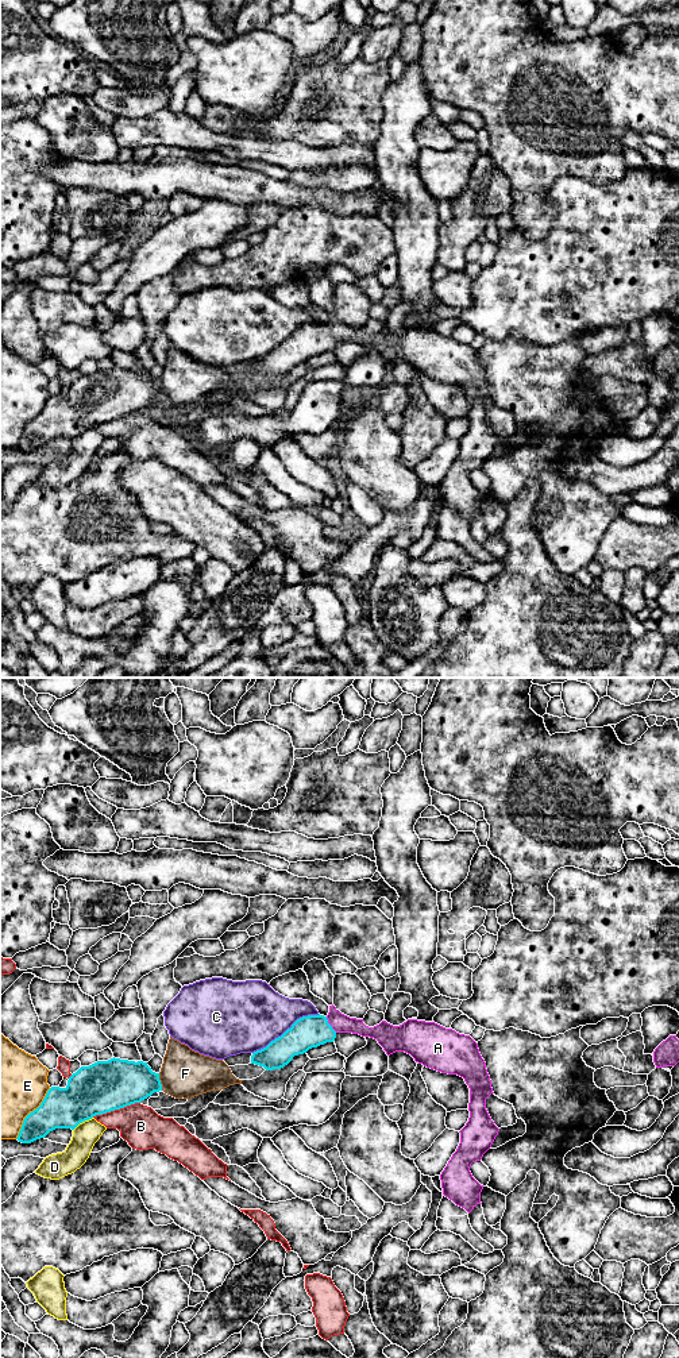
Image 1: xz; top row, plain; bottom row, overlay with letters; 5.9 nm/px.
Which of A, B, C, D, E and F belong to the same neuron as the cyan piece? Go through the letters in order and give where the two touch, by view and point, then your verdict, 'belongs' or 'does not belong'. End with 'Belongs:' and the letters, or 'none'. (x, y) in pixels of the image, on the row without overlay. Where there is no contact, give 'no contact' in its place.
A: xz (330, 334) | belongs
B: xz (115, 417) | does not belong
C: xz (286, 339) | does not belong
D: xz (83, 429) | does not belong
E: xz (30, 421) | does not belong
F: xz (159, 390) | does not belong
Belongs: A

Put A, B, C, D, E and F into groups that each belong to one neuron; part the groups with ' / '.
A / B / C / D / E / F

